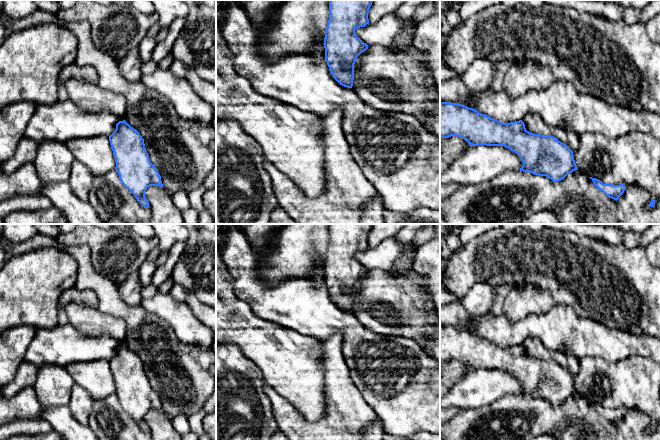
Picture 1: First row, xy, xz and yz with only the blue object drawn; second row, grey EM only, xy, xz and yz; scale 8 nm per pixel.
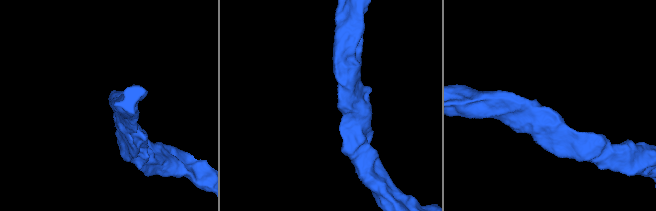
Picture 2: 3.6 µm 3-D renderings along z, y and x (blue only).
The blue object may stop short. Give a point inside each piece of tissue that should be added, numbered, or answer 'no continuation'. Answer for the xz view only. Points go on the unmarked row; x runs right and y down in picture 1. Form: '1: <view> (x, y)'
no continuation

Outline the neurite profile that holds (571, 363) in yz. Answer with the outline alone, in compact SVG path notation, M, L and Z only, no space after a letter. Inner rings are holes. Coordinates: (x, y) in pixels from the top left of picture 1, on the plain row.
M537 337L526 338L522 345L524 346L527 355L533 358L553 360L567 369L572 376L576 375L579 371L580 358L563 351L549 350L544 347L540 339Z

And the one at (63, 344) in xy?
M70 323L52 329L38 328L30 342L24 362L35 366L66 366L72 362L110 360L119 345L125 344L110 335L89 337Z

